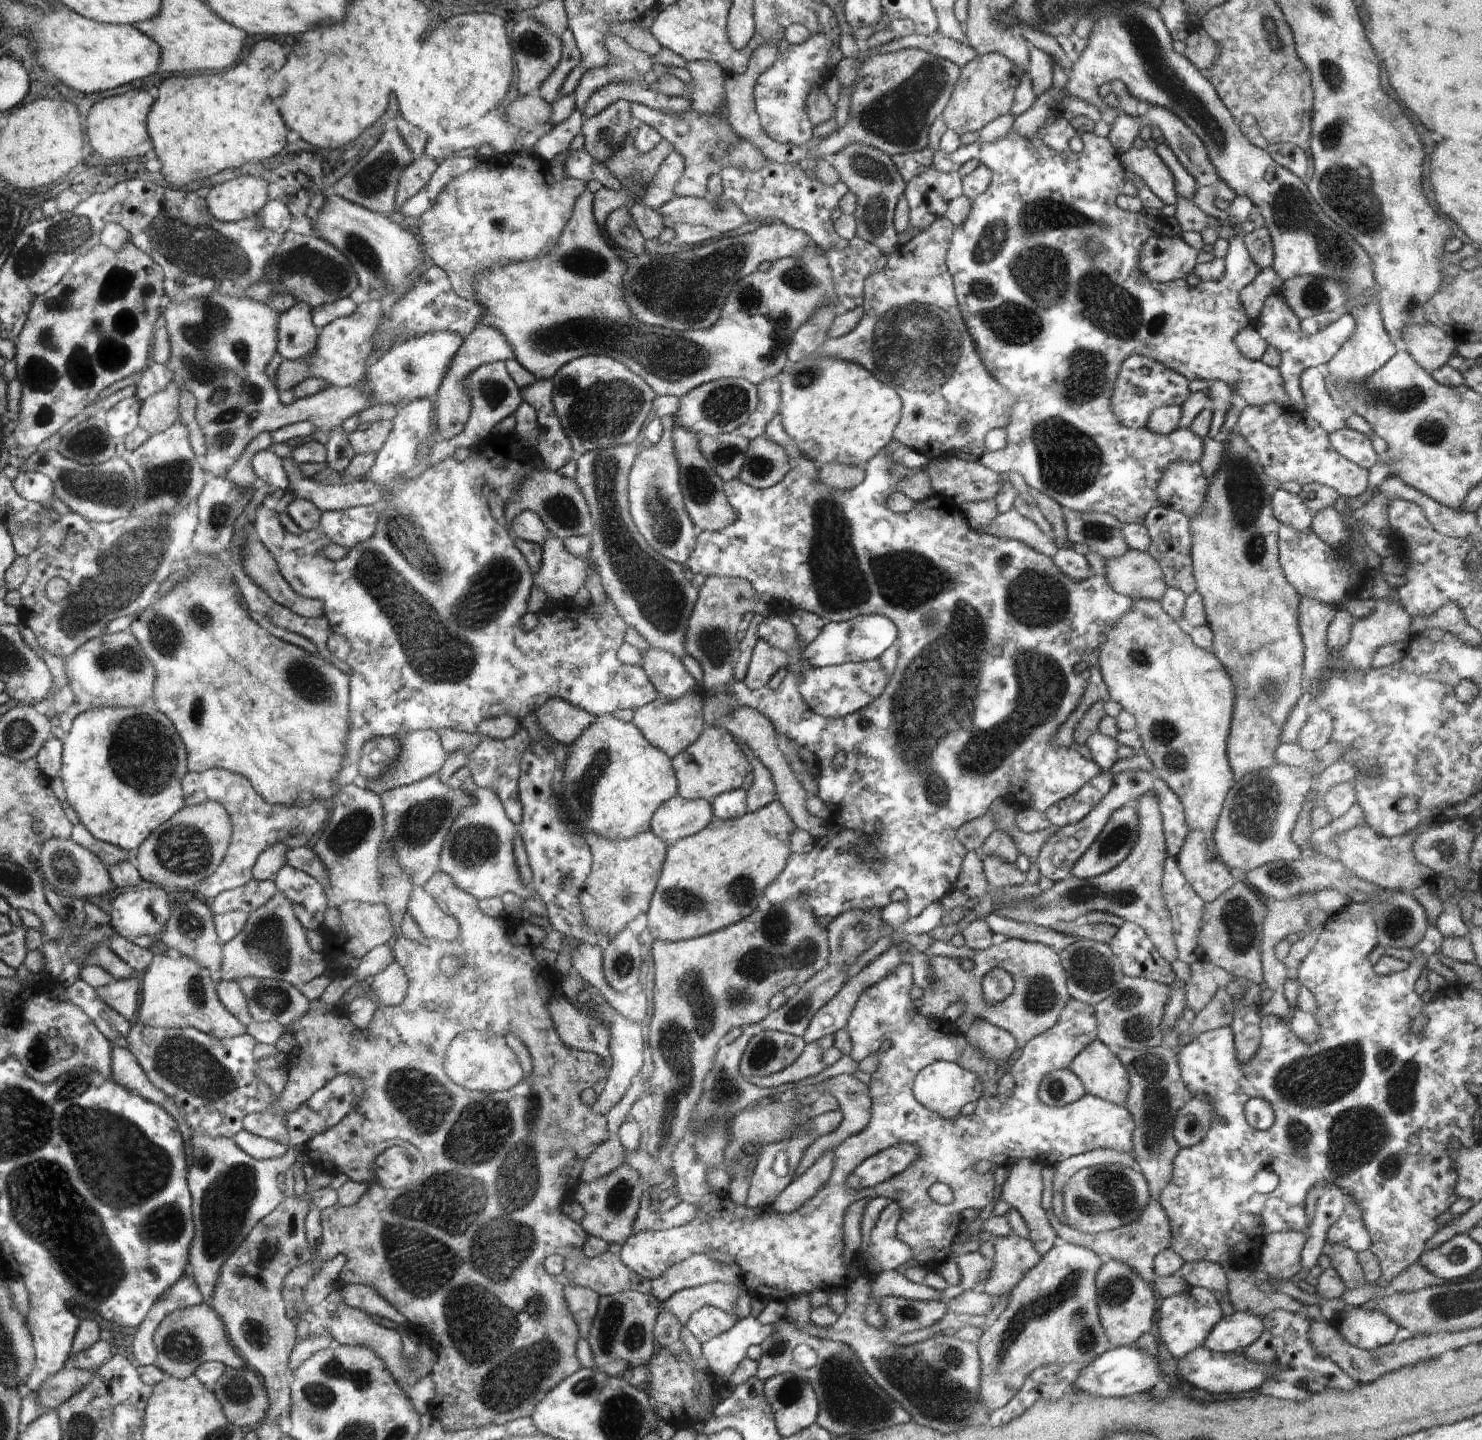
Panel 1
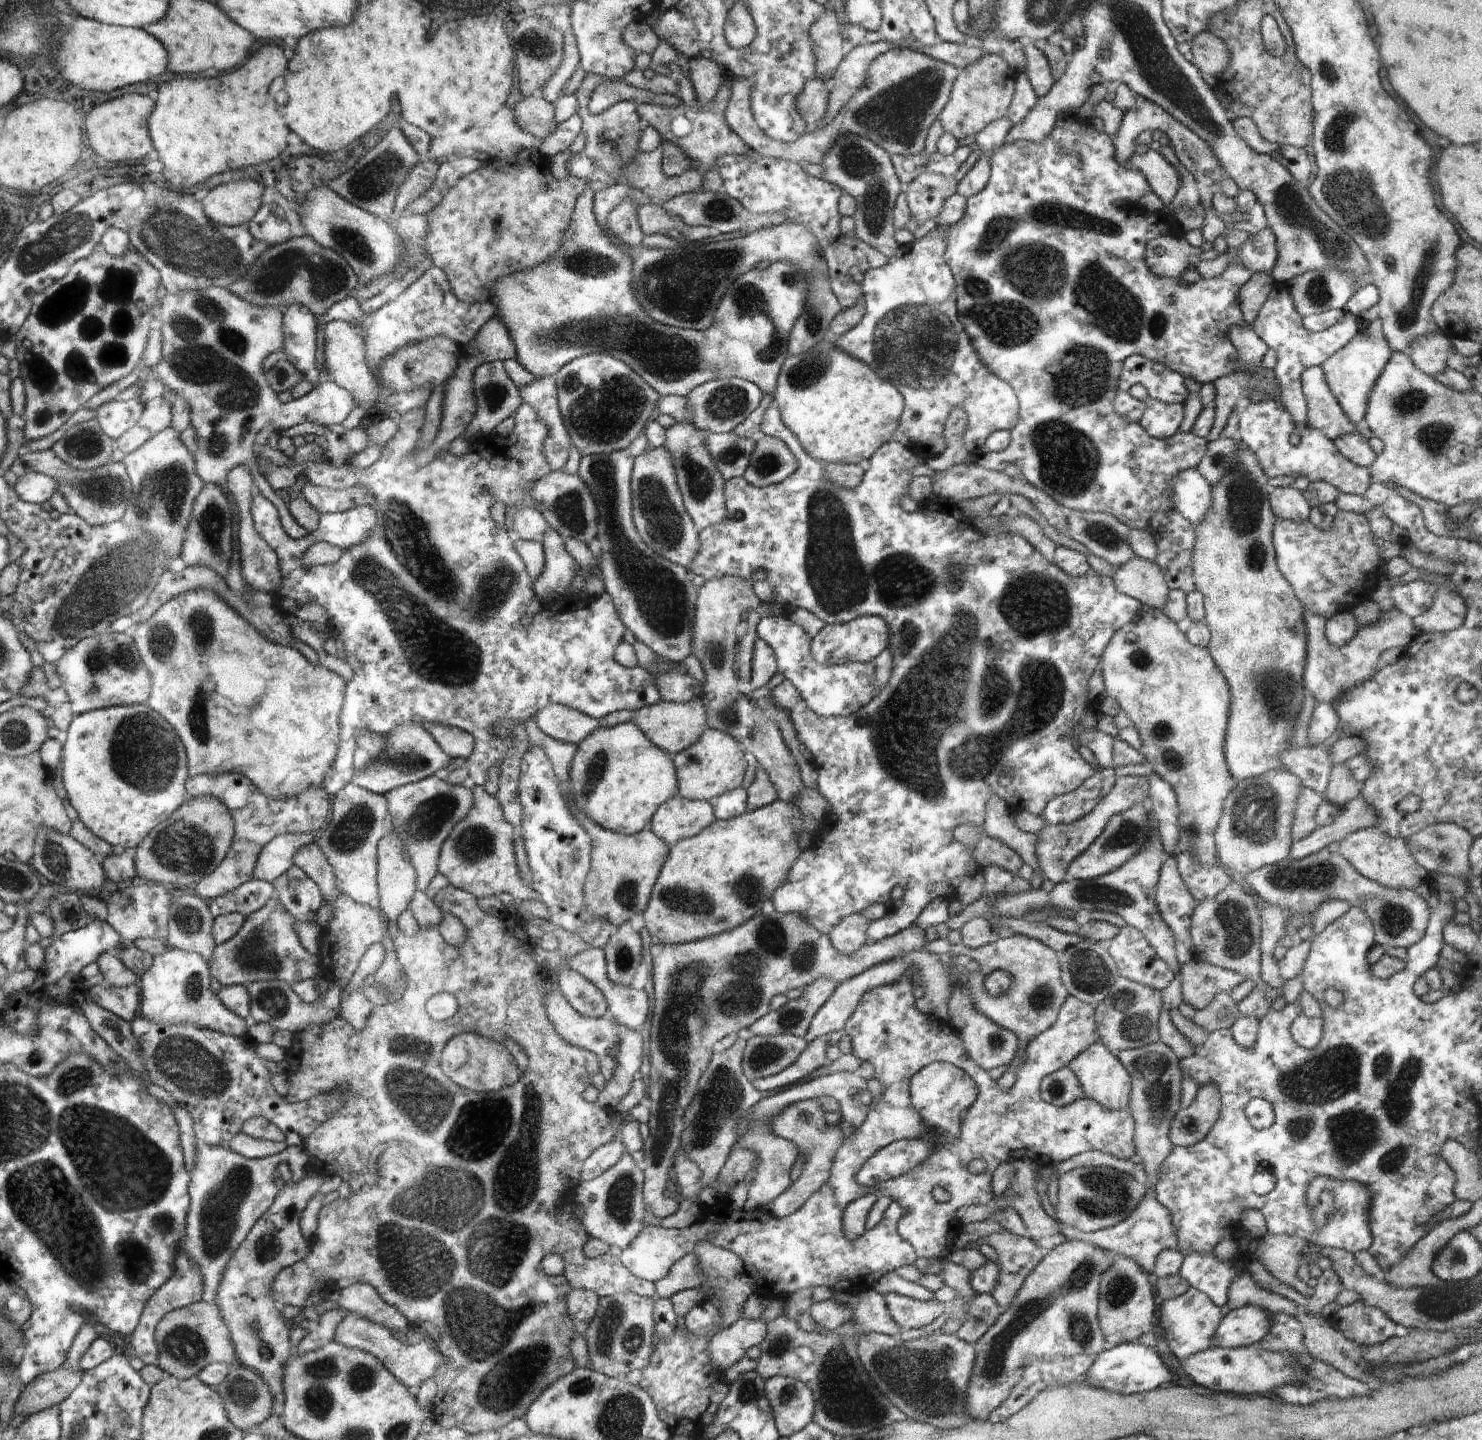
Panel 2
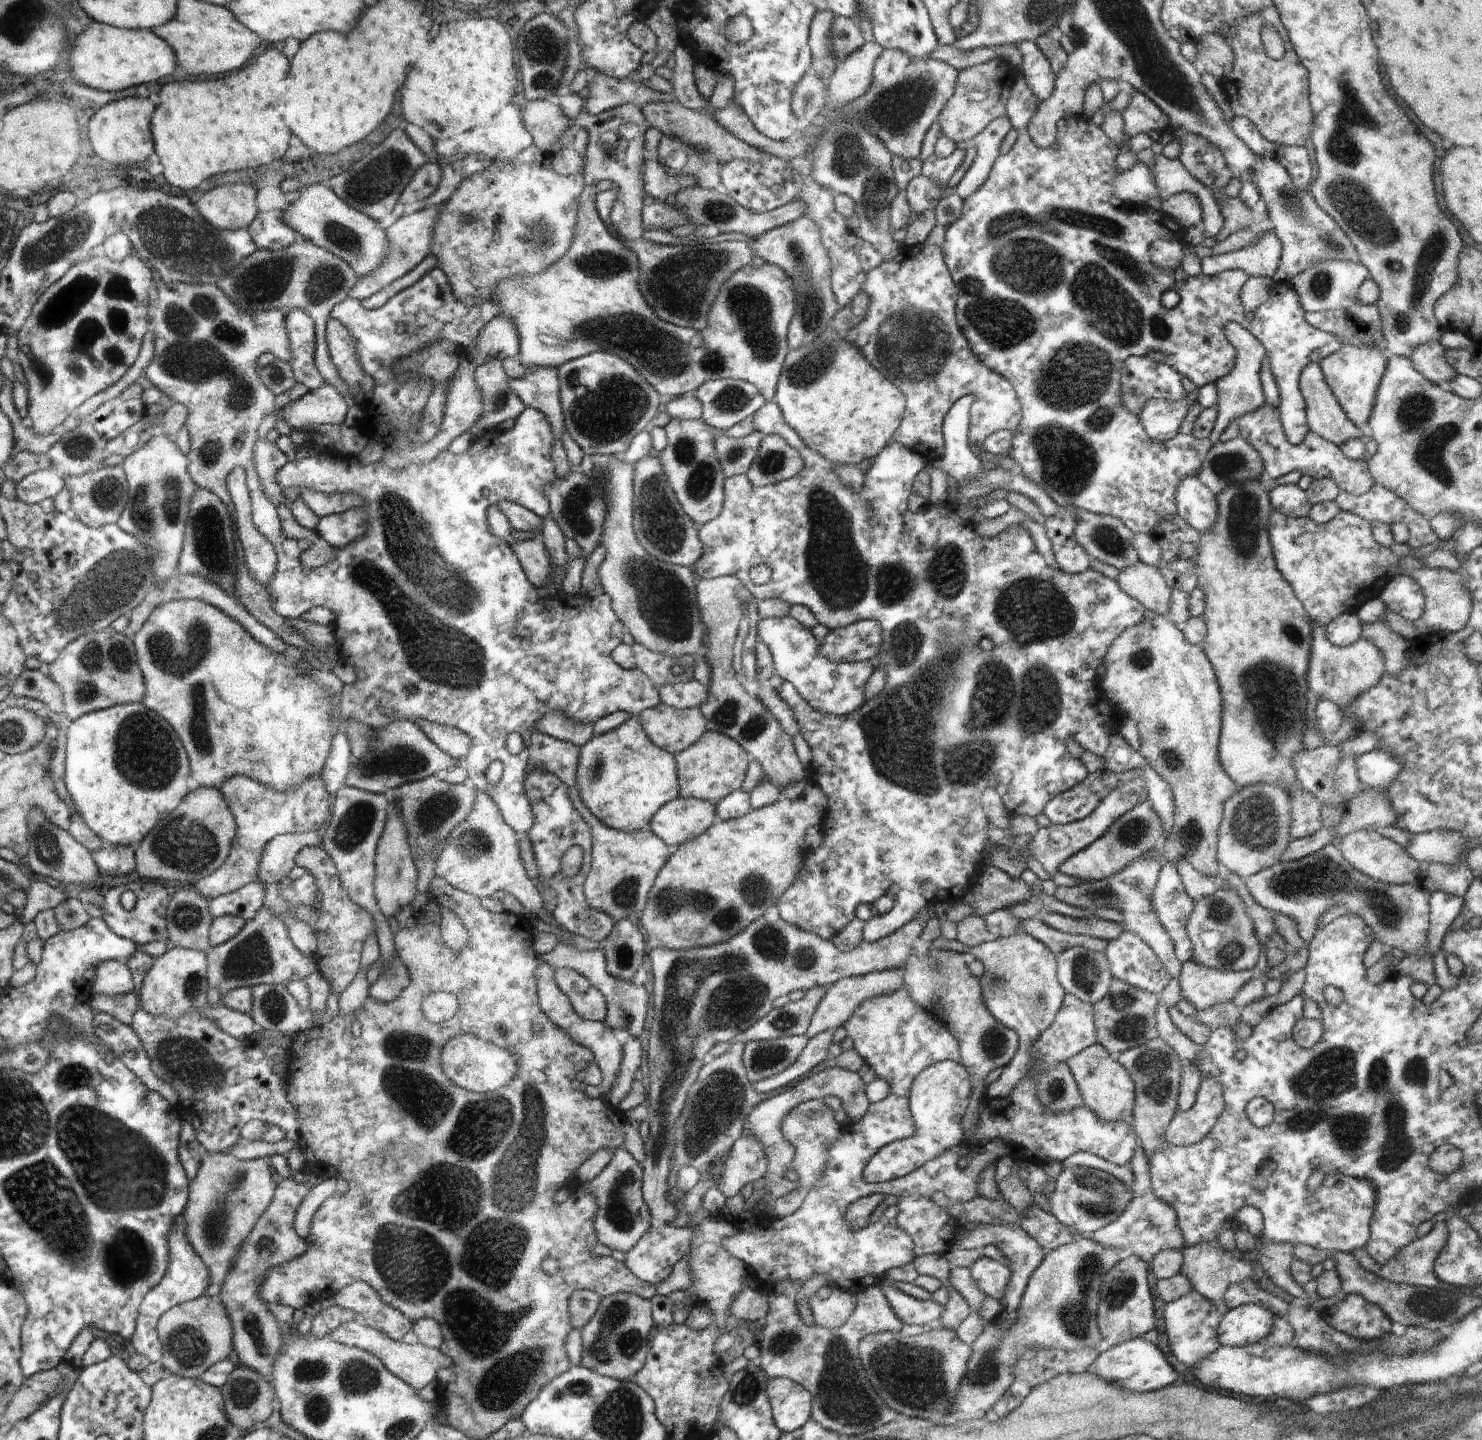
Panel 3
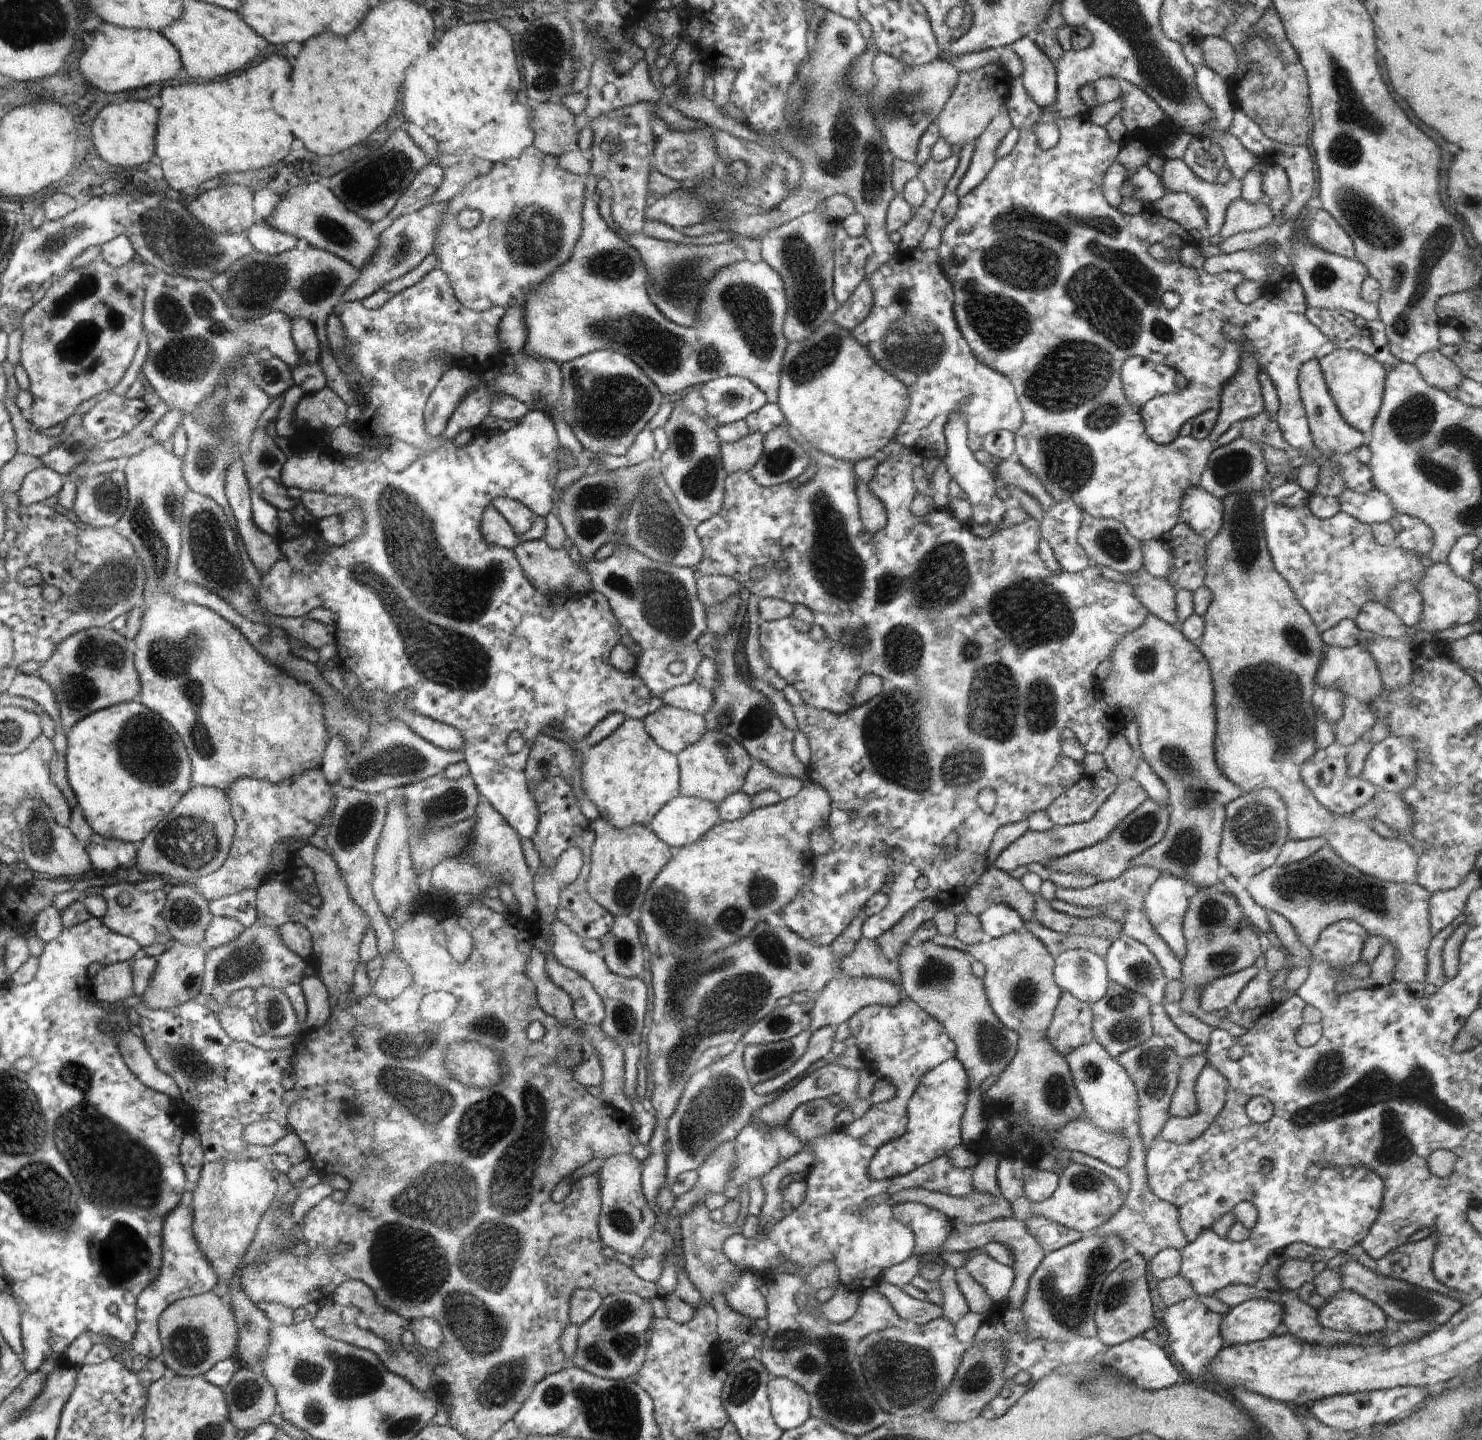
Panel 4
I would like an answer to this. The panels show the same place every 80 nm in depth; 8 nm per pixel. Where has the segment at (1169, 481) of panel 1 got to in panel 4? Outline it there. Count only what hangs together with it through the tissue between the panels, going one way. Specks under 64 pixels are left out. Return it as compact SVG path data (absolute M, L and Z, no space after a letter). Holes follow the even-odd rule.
M1191 486L1184 491L1179 518L1206 542L1218 534L1223 523L1223 514L1223 502L1202 487Z

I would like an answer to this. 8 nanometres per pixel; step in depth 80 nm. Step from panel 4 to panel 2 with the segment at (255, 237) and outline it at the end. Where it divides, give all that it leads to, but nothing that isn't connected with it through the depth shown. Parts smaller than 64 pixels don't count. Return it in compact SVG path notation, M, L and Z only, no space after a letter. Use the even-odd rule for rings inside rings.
M262 205L261 210L248 223L249 231L258 240L266 241L270 246L288 240L292 237L292 230L284 212L280 205Z

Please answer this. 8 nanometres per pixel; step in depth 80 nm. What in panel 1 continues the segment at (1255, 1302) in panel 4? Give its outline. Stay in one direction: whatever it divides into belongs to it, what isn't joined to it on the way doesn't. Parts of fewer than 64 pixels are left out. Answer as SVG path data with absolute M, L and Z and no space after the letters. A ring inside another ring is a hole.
M1235 1311L1232 1315L1220 1319L1203 1346L1219 1353L1241 1351L1260 1338L1264 1327L1258 1315L1250 1311Z

